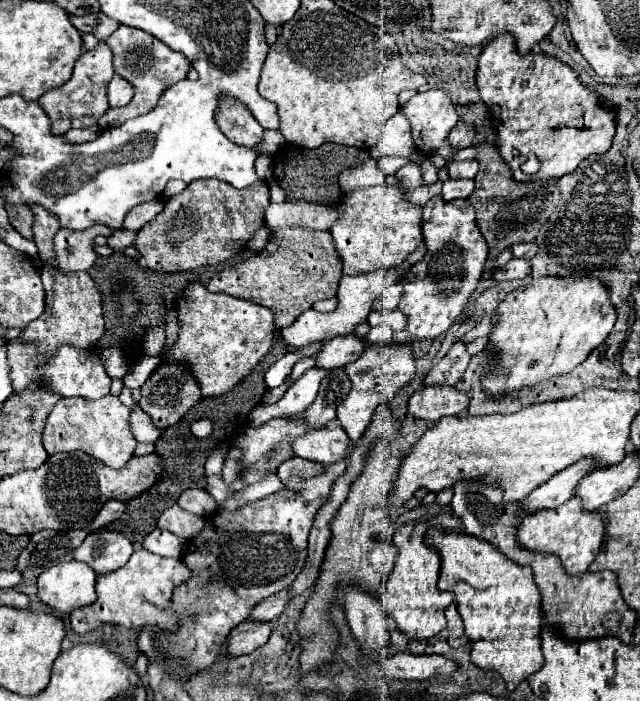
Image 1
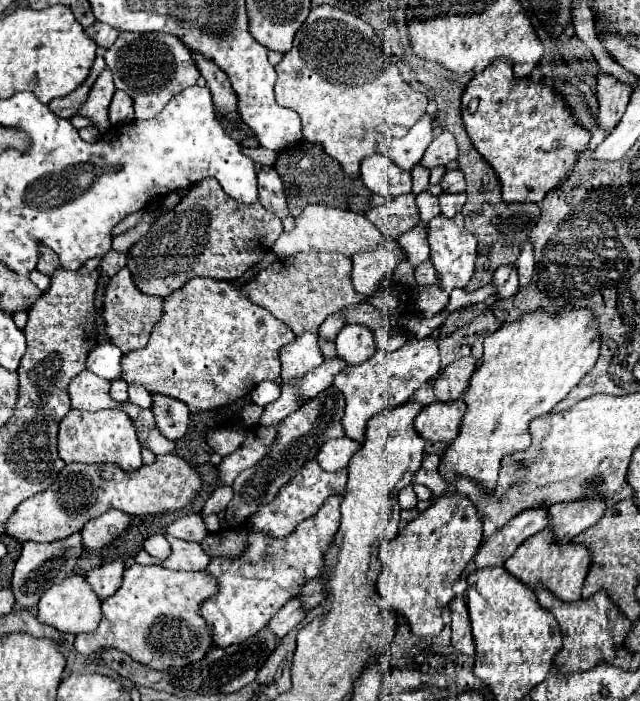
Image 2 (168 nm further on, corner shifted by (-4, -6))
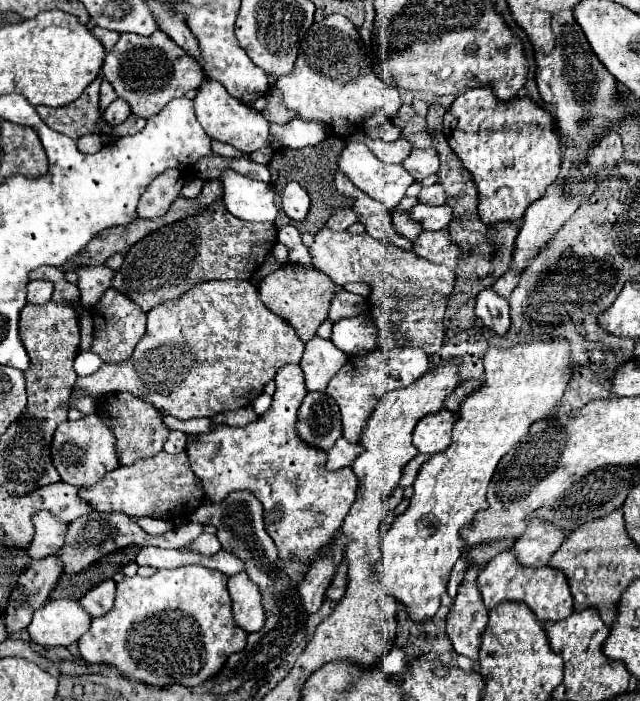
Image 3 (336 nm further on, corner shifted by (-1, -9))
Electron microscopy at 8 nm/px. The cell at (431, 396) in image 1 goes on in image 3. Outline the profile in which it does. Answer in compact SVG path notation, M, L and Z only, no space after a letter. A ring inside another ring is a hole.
M441 409L437 413L425 415L415 431L413 431L413 445L419 449L419 453L441 453L451 445L451 431L457 421L457 411Z

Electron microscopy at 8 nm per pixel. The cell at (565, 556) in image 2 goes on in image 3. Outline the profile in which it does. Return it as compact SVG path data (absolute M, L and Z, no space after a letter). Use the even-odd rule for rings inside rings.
M505 551L497 555L477 577L477 587L481 591L483 603L487 609L503 601L521 601L531 607L531 611L539 617L539 621L559 621L573 613L573 595L569 591L567 577L561 569L551 565L545 567L525 567L517 561L513 551Z

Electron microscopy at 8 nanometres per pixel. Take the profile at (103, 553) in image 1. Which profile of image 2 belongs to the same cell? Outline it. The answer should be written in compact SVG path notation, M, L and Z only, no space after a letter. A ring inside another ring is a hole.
M114 560L114 562L108 562L100 568L90 570L86 576L86 582L92 586L96 596L102 600L102 598L112 596L120 588L122 574L124 574L124 562Z

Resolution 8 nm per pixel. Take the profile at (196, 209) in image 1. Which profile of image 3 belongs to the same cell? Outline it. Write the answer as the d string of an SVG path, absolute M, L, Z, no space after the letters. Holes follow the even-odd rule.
M217 199L207 211L165 225L135 243L115 273L111 287L125 293L147 313L159 303L181 297L197 283L211 279L249 279L275 243L277 229L273 223L241 221Z

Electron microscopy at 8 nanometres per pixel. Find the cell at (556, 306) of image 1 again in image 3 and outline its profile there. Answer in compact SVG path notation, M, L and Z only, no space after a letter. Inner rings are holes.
M553 337L549 341L523 341L513 345L511 349L499 349L489 345L483 365L485 365L485 381L479 389L475 389L461 403L459 421L453 427L453 443L443 451L433 455L419 471L415 479L415 495L411 497L411 505L397 521L391 525L383 539L383 557L379 561L377 579L383 585L385 593L399 601L409 617L415 623L429 621L439 609L439 597L447 591L449 573L455 561L465 551L465 539L461 537L461 529L473 523L475 513L487 509L485 491L495 473L499 459L509 453L521 437L529 433L529 427L545 419L557 403L563 399L563 393L573 377L573 361L571 361L571 345L565 337Z

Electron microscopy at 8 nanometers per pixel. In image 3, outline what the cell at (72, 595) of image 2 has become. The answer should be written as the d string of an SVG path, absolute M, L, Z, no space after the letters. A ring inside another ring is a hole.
M61 597L47 601L33 613L27 627L31 639L41 645L63 645L75 643L91 625L91 615L85 613L79 599Z

